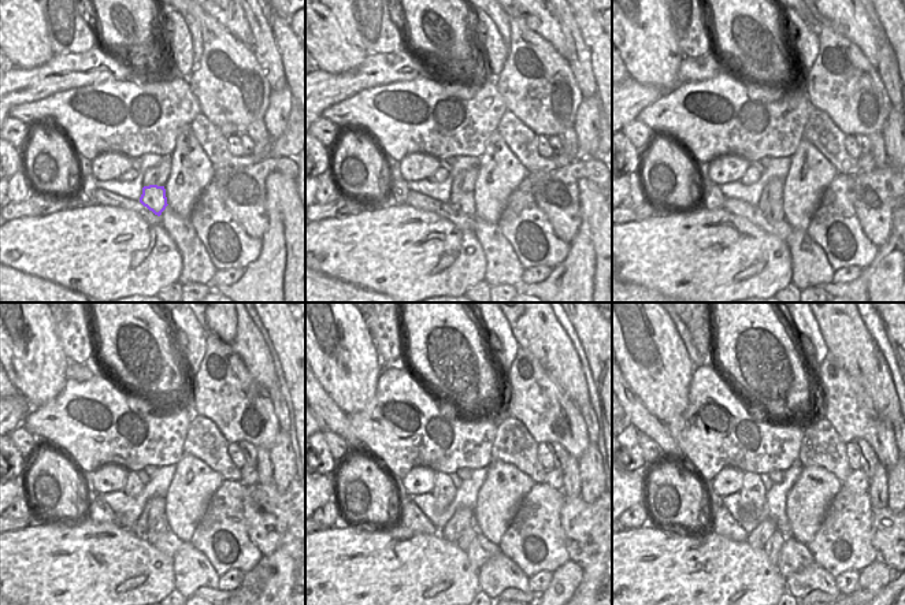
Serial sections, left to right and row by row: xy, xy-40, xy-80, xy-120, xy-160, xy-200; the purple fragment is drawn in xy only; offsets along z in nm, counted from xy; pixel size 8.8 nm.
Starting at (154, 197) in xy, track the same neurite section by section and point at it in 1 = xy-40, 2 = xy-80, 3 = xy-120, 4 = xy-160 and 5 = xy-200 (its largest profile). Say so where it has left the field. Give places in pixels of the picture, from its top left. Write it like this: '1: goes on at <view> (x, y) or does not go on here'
1: goes on at xy-40 (464, 204)
2: goes on at xy-80 (774, 212)
3: goes on at xy-120 (162, 526)
4: goes on at xy-160 (470, 534)
5: goes on at xy-200 (774, 545)

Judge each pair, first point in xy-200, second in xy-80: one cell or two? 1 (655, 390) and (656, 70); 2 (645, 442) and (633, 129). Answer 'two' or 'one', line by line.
1: one
2: one

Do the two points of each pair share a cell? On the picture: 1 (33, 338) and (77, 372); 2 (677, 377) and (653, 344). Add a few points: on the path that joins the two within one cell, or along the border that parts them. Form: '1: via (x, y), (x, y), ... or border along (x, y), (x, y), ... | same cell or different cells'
1: border along (70, 362), (66, 370), (66, 379) | different cells
2: via (668, 368), (653, 352) | same cell

